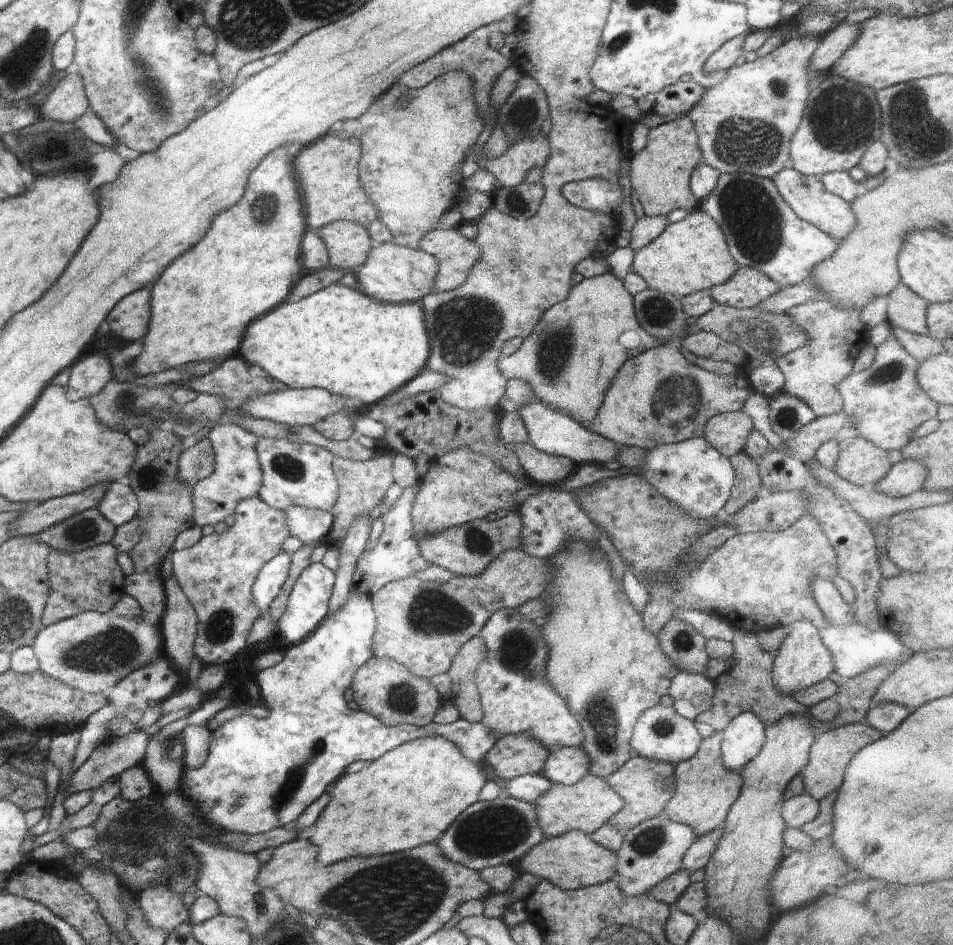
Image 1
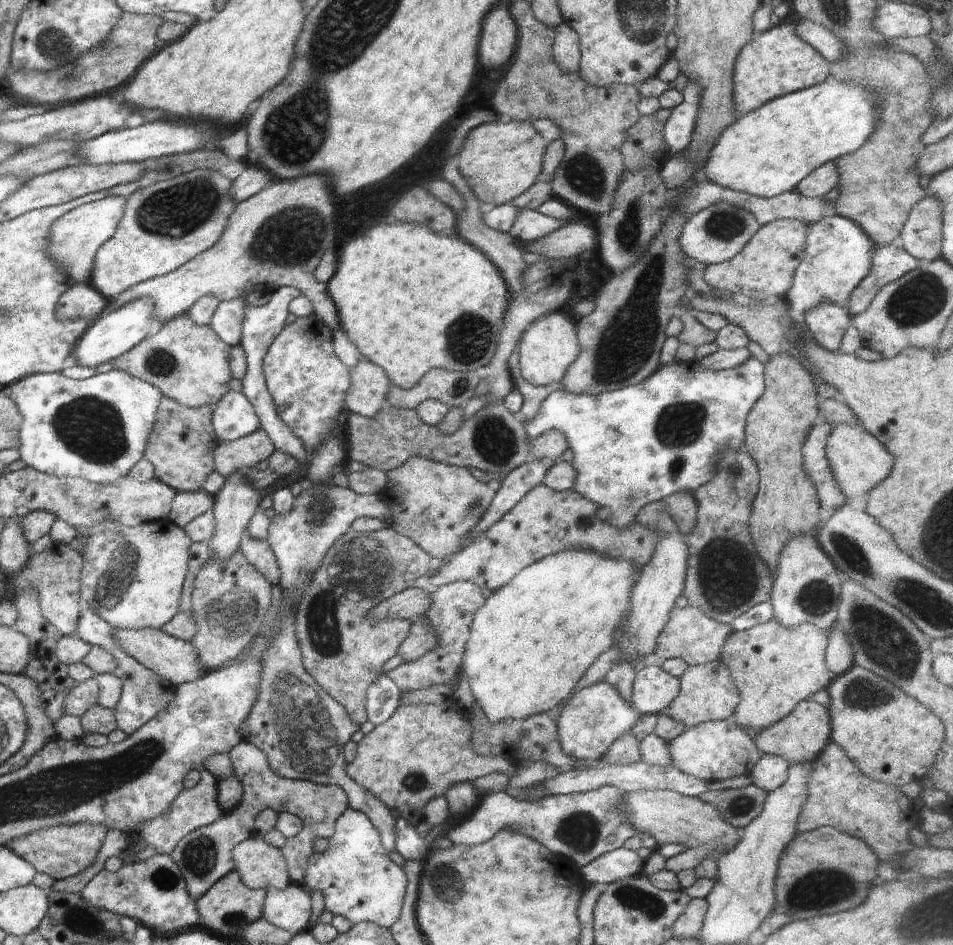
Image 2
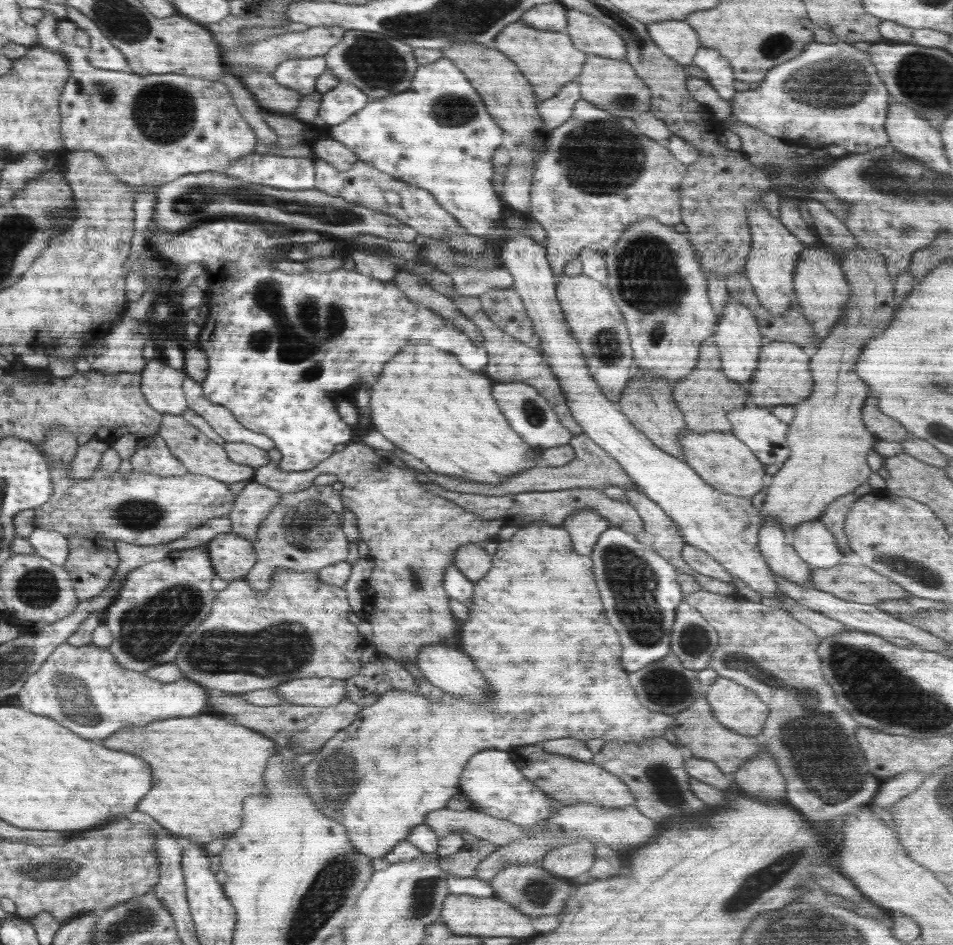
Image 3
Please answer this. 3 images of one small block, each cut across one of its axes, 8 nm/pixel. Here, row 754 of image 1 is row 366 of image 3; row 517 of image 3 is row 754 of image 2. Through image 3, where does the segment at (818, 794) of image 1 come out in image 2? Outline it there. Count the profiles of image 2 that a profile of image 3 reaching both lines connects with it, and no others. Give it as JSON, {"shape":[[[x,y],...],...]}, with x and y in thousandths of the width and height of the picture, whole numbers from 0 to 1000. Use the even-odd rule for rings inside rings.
{"shape":[[[850,739],[842,741],[827,758],[795,774],[791,787],[800,799],[818,800],[829,810],[846,808],[855,804],[872,783],[870,750],[856,745]]]}

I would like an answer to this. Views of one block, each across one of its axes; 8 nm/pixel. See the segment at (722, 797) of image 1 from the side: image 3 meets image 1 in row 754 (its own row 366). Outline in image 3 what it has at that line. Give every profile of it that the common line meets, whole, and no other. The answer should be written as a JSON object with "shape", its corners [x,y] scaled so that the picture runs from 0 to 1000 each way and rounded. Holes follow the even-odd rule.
{"shape":[[[743,359],[735,365],[729,388],[706,408],[706,421],[710,432],[718,439],[721,453],[730,458],[768,458],[768,450],[762,439],[768,434],[779,434],[786,420],[785,412],[780,412],[779,407],[766,402],[760,396],[756,379],[753,367],[746,359]]]}

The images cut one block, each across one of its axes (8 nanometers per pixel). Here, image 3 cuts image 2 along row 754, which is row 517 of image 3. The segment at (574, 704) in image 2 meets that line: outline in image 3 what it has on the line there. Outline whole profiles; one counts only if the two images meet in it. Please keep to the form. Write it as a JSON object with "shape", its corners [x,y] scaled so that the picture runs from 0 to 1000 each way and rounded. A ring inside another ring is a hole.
{"shape":[[[620,538],[595,546],[590,556],[598,566],[601,581],[615,588],[622,583],[630,565],[641,557],[637,548]]]}

